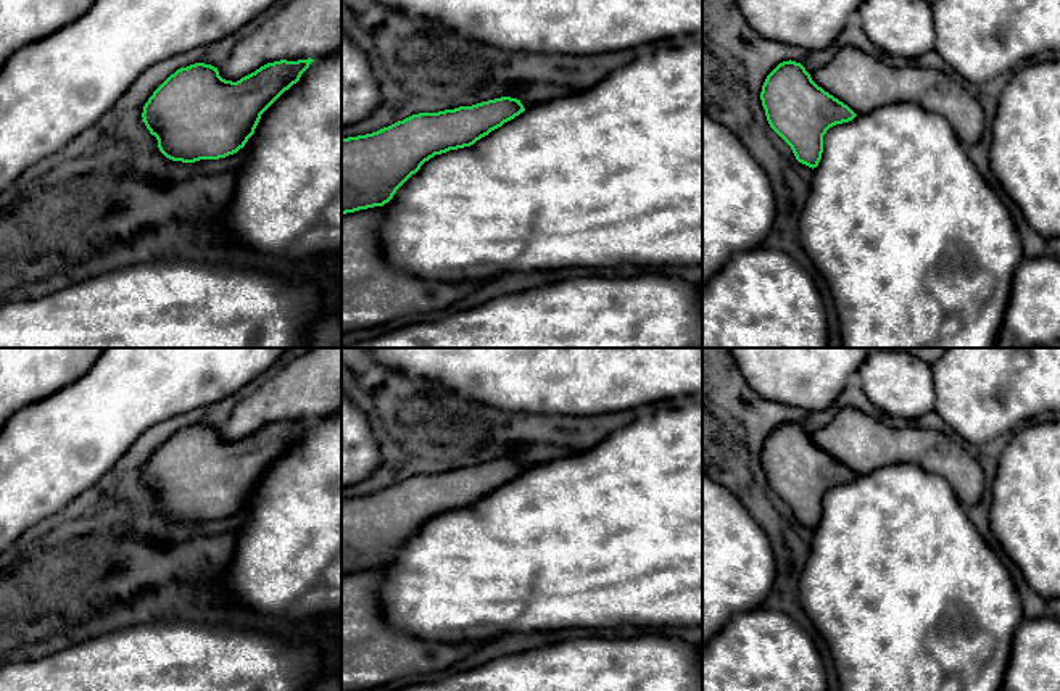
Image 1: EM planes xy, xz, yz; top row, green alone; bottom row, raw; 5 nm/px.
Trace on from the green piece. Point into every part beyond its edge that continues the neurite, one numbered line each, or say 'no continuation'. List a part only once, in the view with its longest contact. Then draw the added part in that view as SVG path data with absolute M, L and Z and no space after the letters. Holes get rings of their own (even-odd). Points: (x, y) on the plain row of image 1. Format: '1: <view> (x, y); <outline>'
no continuation

